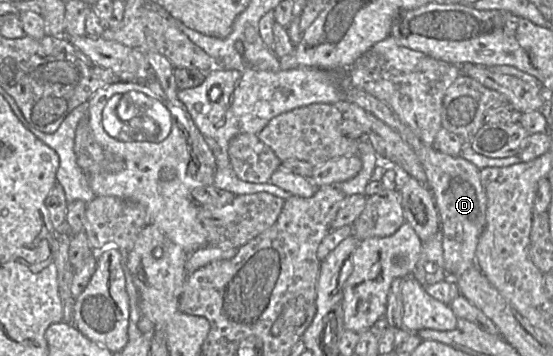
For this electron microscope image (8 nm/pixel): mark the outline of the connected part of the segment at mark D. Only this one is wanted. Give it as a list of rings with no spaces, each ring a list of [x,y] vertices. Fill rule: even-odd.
[[[351,86],[347,91],[347,100],[397,131],[416,153],[427,176],[426,186],[433,195],[440,216],[445,279],[460,276],[475,265],[476,248],[486,225],[487,196],[481,184],[480,169],[461,155],[450,156],[423,143],[390,106],[374,96]]]

